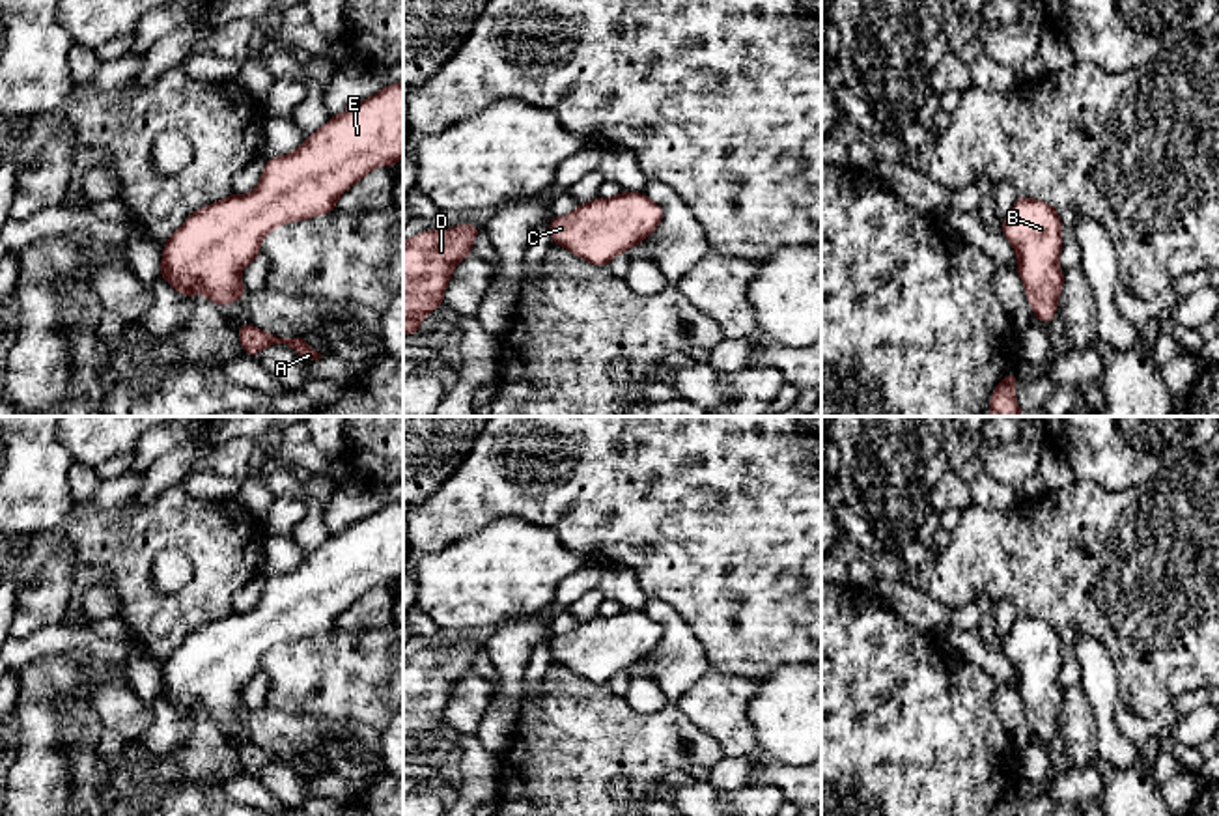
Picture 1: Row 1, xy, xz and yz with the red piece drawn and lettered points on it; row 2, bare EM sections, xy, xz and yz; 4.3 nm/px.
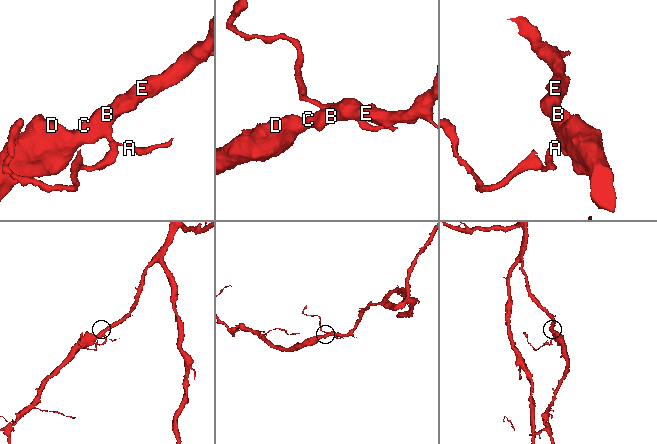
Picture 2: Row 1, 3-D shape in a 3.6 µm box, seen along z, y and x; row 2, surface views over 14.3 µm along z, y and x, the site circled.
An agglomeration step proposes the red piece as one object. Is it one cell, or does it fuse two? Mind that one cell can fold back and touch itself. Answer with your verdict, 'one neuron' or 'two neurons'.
one neuron

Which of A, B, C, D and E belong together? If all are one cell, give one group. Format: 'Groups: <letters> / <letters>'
Groups: A B C D E

